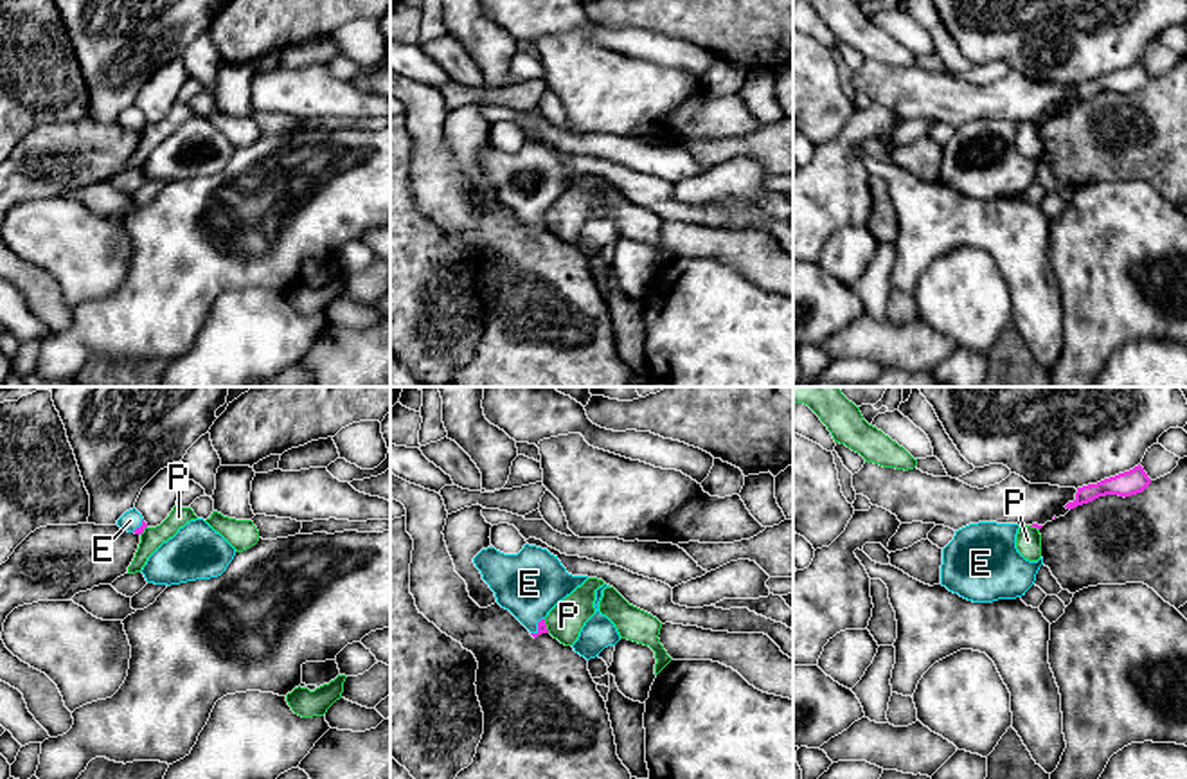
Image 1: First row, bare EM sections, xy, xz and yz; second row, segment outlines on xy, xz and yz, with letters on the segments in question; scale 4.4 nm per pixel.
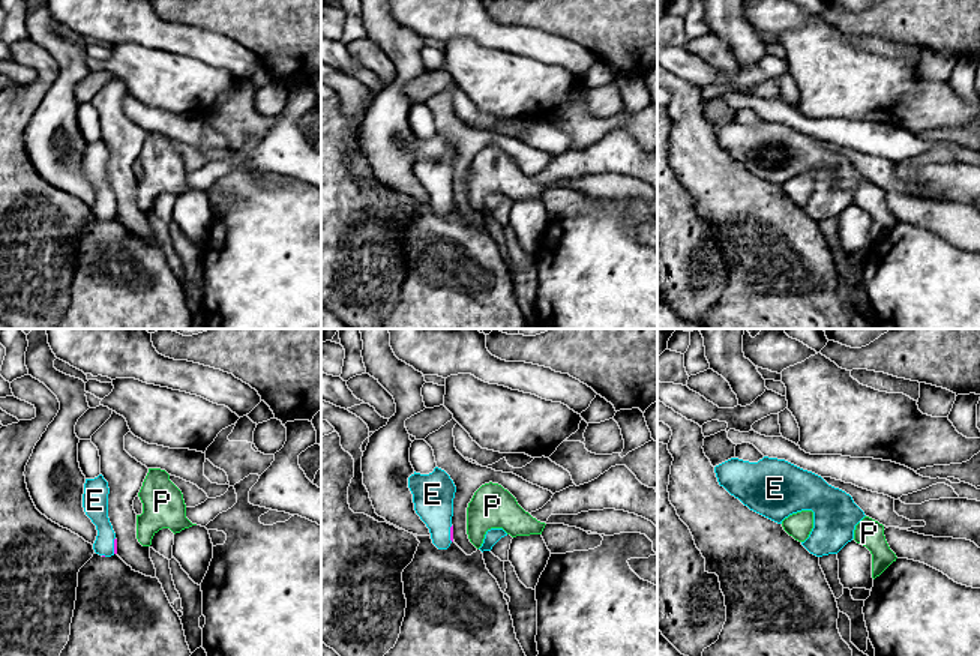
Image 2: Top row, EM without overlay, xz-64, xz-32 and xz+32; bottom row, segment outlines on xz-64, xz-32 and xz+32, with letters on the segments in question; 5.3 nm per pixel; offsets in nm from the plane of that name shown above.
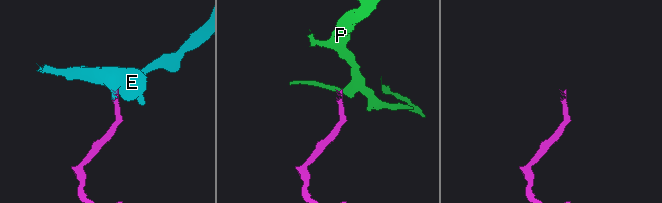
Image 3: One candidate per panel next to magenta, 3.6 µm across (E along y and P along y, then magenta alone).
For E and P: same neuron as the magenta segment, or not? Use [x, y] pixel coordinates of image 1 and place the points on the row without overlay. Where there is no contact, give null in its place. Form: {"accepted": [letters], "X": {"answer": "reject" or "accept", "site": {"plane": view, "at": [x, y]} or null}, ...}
{"accepted": ["E"], "E": {"answer": "accept", "site": {"plane": "xz", "at": [538, 223]}}, "P": {"answer": "reject", "site": {"plane": "xz", "at": [545, 223]}}}

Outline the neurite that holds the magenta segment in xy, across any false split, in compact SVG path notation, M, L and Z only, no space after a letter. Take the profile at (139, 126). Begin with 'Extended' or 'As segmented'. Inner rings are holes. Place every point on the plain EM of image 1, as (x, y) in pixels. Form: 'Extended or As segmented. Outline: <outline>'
Extended. Outline: M133 104L126 108L119 117L117 122L128 130L142 131L147 121L144 119L142 112Z

